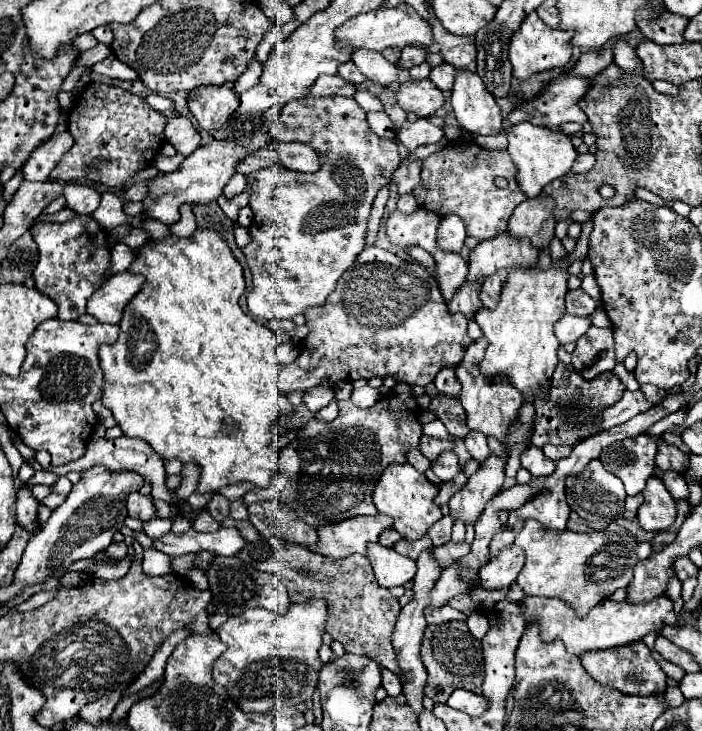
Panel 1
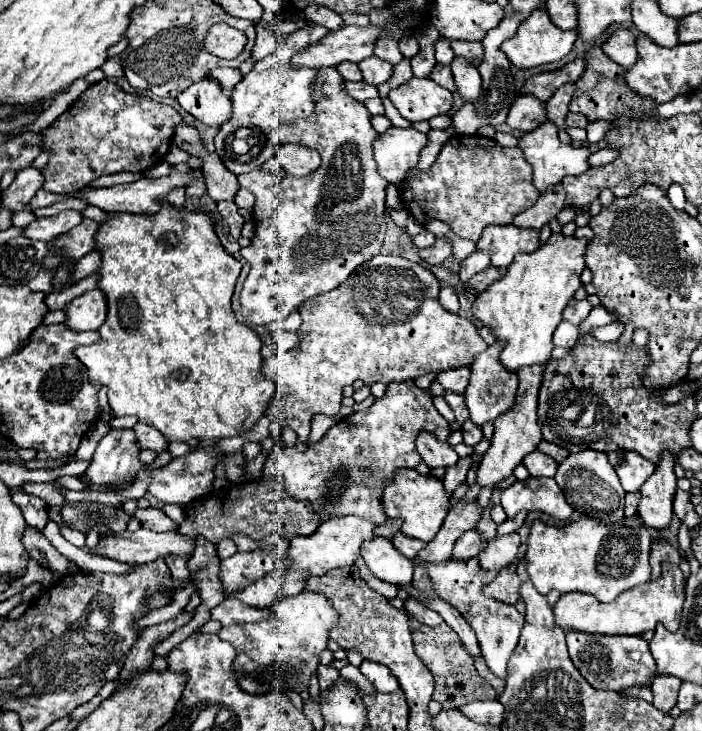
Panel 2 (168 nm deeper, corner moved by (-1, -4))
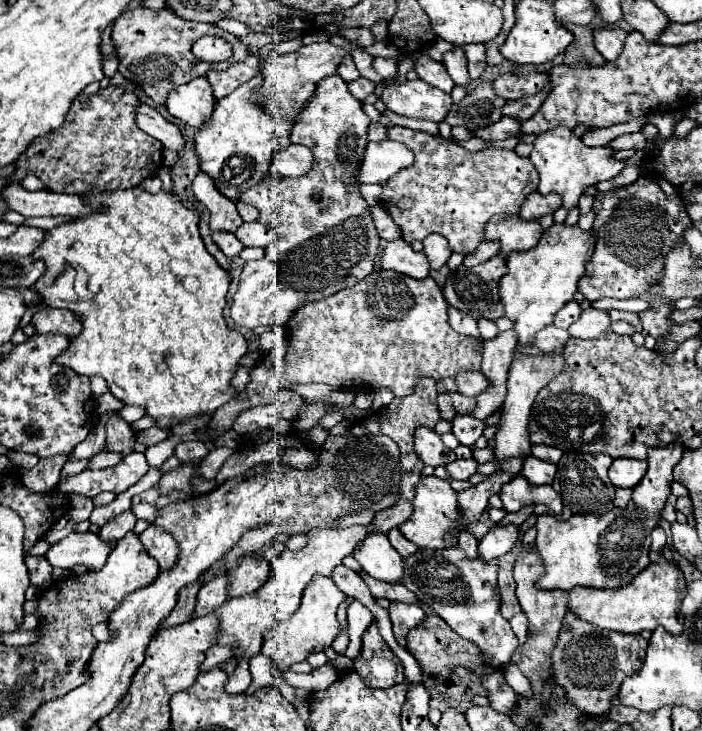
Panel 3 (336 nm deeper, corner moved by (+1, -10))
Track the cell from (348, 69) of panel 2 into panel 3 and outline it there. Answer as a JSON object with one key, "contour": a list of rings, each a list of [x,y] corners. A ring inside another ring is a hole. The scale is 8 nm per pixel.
{"contour":[[[346,57],[346,59],[342,61],[342,65],[338,67],[338,75],[340,75],[344,81],[348,81],[348,83],[360,77],[360,73],[358,73],[358,69],[356,69],[352,57]]]}

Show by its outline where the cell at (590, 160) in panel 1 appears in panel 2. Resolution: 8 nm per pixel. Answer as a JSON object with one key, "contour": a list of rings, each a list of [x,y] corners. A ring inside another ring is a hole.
{"contour":[[[606,147],[606,149],[600,149],[600,151],[592,153],[588,161],[590,161],[590,165],[592,165],[592,167],[598,167],[598,165],[612,163],[616,157],[618,157],[618,149],[610,149],[610,147]]]}

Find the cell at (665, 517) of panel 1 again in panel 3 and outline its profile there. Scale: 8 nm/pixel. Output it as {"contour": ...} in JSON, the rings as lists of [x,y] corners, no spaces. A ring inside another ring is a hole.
{"contour":[[[674,443],[674,447],[650,449],[648,455],[648,471],[644,479],[634,487],[634,503],[648,515],[660,515],[664,503],[670,495],[672,485],[672,469],[682,459],[684,449]]]}

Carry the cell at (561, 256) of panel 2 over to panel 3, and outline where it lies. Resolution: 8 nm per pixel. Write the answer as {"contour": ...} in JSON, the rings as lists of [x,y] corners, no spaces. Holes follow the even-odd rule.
{"contour":[[[552,225],[542,233],[538,247],[522,251],[506,259],[508,273],[498,283],[500,301],[504,305],[504,317],[514,321],[520,345],[534,345],[536,333],[552,325],[556,311],[574,297],[578,291],[578,279],[586,271],[586,263],[592,259],[594,235],[580,231],[578,225]]]}

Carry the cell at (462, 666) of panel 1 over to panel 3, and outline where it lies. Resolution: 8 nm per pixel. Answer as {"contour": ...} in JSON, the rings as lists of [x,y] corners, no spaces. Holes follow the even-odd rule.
{"contour":[[[436,615],[426,617],[422,621],[422,627],[410,631],[406,639],[406,649],[414,655],[422,669],[422,683],[430,691],[430,707],[440,709],[442,713],[446,709],[456,709],[464,713],[472,707],[474,695],[488,695],[480,683],[480,675],[490,671],[490,665],[484,661],[478,647],[456,635],[444,619]]]}

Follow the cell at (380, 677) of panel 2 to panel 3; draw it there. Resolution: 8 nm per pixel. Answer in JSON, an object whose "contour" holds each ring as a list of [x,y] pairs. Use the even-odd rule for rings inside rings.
{"contour":[[[376,623],[362,637],[362,651],[354,661],[354,671],[374,689],[388,689],[404,681],[404,667],[380,637]]]}

